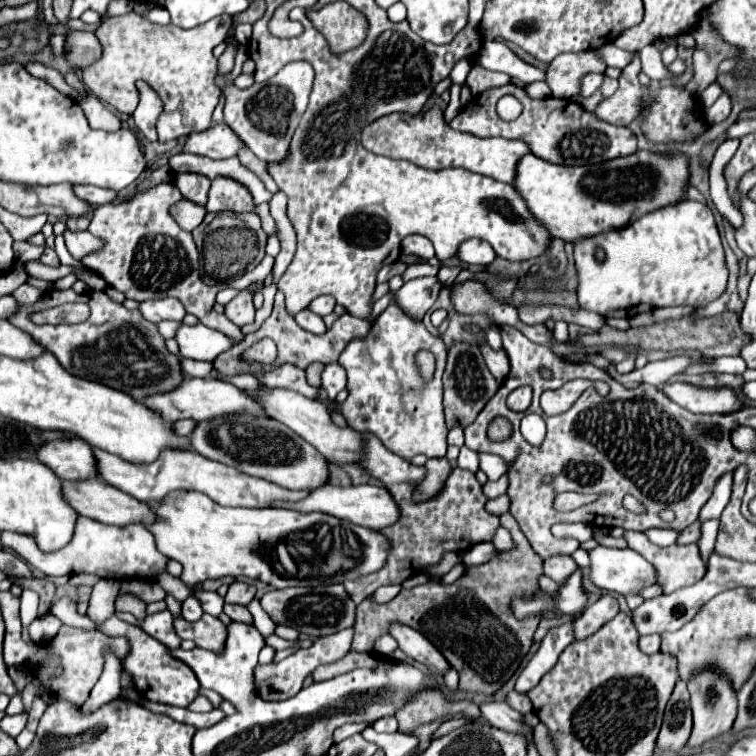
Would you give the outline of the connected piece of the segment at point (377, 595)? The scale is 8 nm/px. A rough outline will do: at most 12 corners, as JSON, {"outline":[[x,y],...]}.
{"outline":[[397,585],[379,587],[369,599],[387,603],[399,593]]}

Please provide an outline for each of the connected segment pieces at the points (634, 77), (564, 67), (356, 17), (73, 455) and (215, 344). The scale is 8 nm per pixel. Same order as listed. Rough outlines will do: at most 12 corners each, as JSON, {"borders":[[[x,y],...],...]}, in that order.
{"borders":[[[635,53],[621,71],[617,93],[595,115],[629,125],[641,115],[641,59]],[[593,51],[565,53],[547,67],[553,97],[573,99],[581,79],[605,73]],[[349,3],[309,19],[341,55],[365,41],[369,23]],[[81,439],[45,443],[37,459],[65,481],[99,479]],[[203,323],[181,325],[181,357],[213,361],[235,343]]]}

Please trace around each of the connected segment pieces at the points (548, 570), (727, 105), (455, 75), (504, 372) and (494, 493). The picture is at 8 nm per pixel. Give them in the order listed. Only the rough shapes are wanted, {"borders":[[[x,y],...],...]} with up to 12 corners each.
{"borders":[[[555,555],[545,561],[545,575],[563,583],[573,571],[569,555]],[[721,95],[713,107],[705,109],[709,125],[729,117],[731,99]],[[461,59],[451,71],[451,85],[463,85],[471,61]],[[481,343],[483,359],[497,381],[509,375],[505,349]],[[507,475],[497,481],[487,481],[483,493],[487,499],[495,499],[507,491]]]}

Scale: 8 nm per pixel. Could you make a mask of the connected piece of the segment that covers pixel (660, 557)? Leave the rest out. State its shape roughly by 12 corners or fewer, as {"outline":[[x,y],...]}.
{"outline":[[625,531],[633,551],[659,573],[665,593],[703,577],[695,543],[657,547]]}

